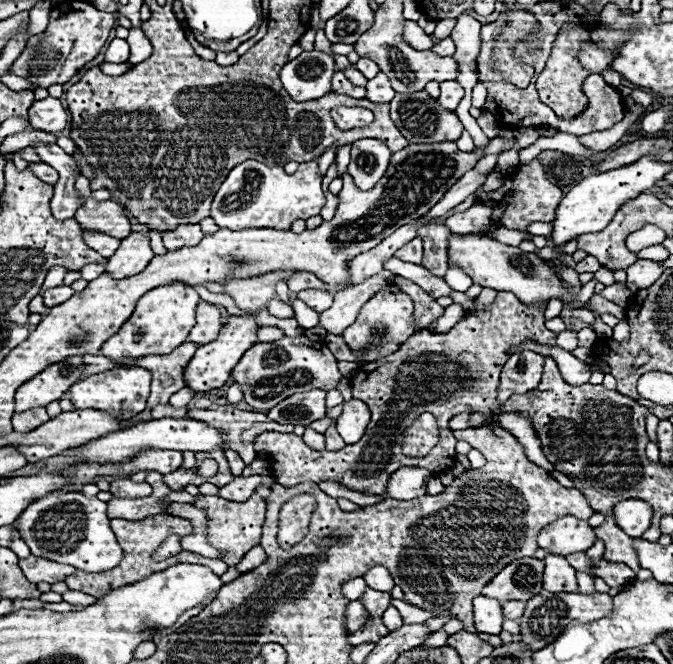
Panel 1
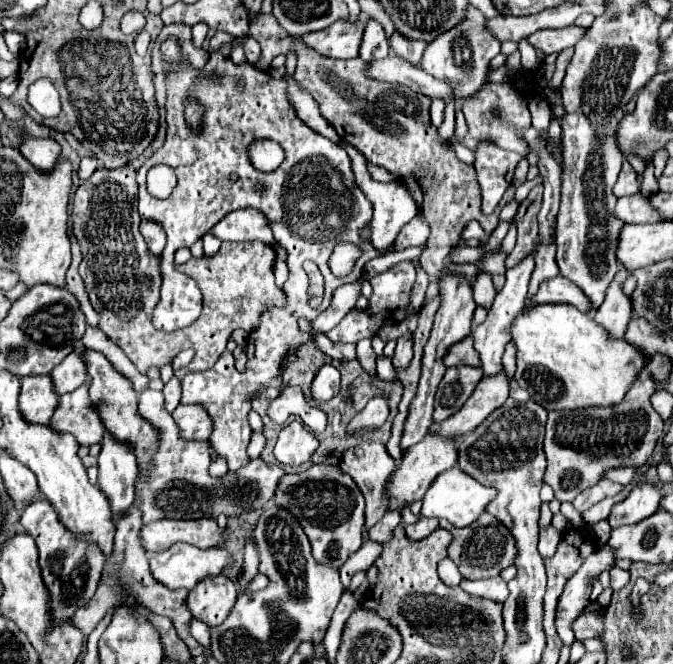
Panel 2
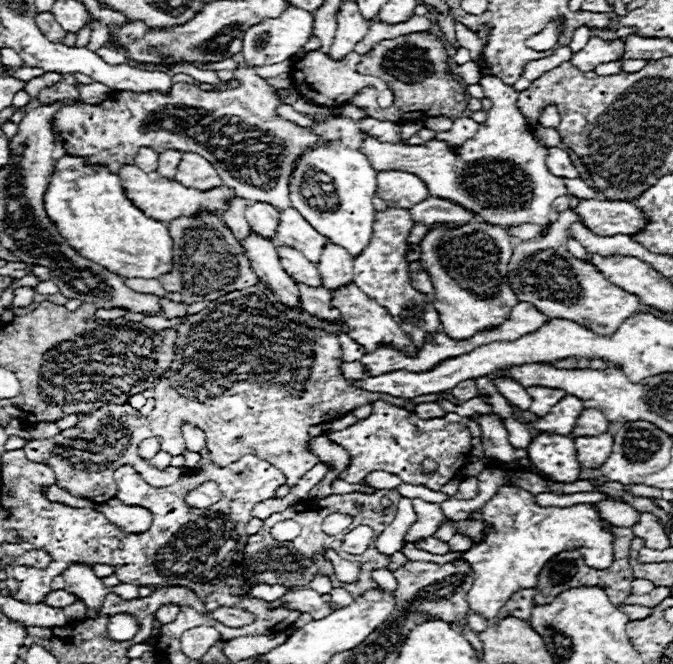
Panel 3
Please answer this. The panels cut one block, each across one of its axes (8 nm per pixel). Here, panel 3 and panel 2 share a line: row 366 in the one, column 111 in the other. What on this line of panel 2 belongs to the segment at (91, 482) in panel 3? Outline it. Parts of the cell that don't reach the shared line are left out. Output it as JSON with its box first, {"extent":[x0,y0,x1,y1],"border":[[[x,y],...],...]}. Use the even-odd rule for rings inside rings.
{"extent":[72,164,286,372],"border":[[[130,164],[116,170],[98,168],[74,194],[72,222],[84,256],[80,276],[86,284],[90,304],[100,314],[98,328],[122,348],[140,372],[148,372],[152,366],[162,368],[164,364],[170,364],[172,358],[186,348],[195,351],[191,362],[214,364],[226,350],[226,342],[236,328],[252,332],[266,310],[286,306],[284,290],[274,284],[274,250],[264,242],[224,242],[216,256],[204,256],[204,260],[192,258],[180,266],[180,272],[194,278],[204,294],[204,308],[198,320],[178,332],[156,330],[152,324],[152,310],[158,302],[162,274],[158,256],[148,250],[138,232],[140,214],[136,202],[138,182],[136,170]]]}

